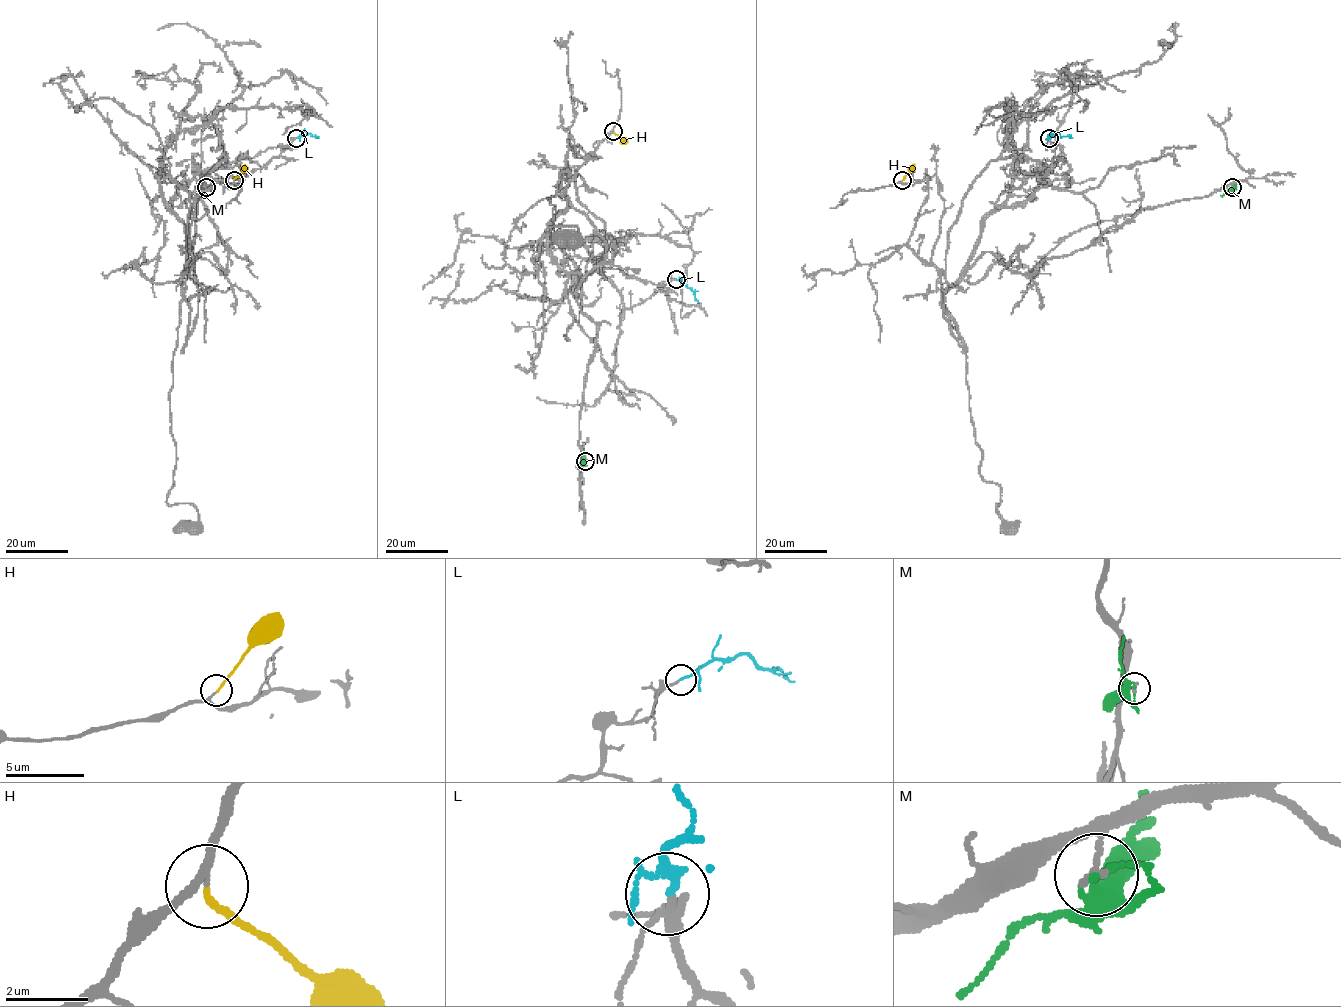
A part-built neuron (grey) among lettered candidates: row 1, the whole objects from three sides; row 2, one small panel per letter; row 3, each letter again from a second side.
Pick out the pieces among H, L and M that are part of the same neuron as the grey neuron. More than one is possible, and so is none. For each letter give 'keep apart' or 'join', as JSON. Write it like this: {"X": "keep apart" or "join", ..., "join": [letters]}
{"H": "keep apart", "L": "join", "M": "keep apart", "join": ["L"]}

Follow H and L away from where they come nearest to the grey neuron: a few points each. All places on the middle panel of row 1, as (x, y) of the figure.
H: (613, 131), (626, 143)
L: (675, 279), (682, 279), (698, 302)

